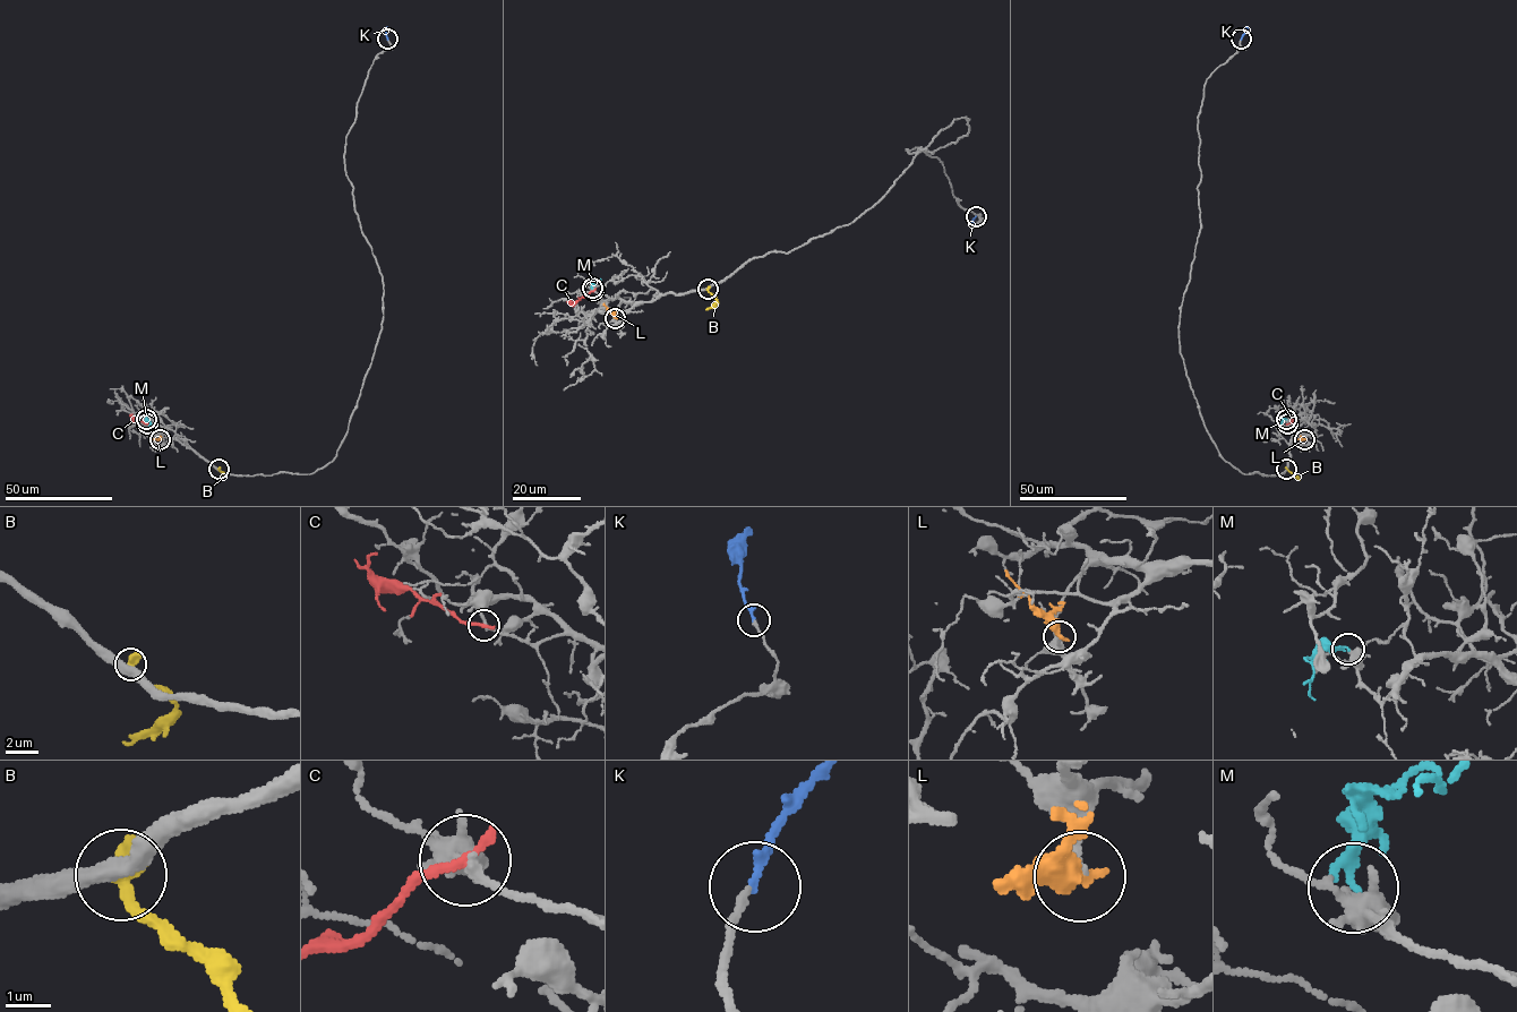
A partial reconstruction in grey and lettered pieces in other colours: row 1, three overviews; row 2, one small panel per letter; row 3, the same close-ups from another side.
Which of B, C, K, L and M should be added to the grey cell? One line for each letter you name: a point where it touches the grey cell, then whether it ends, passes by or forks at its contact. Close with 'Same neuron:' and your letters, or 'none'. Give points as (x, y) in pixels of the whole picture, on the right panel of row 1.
K: Touches grey at (1241, 39). It ends there
Same neuron: K

